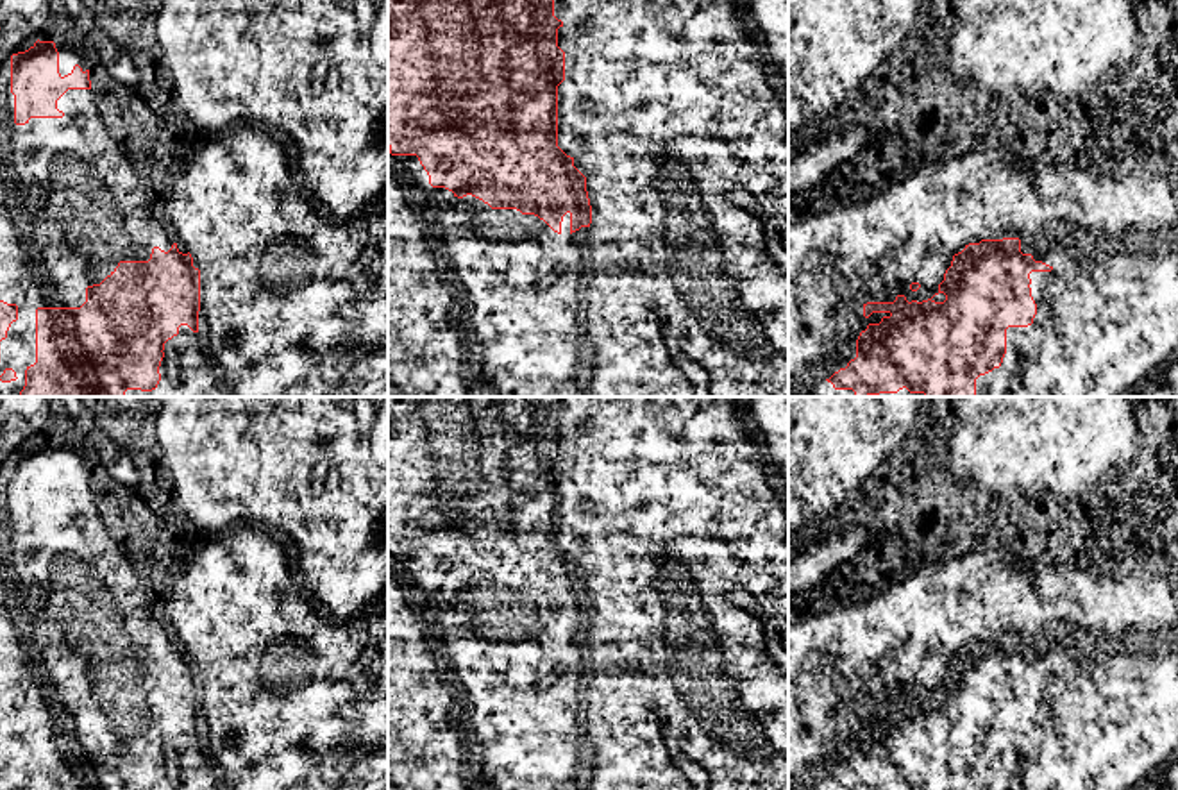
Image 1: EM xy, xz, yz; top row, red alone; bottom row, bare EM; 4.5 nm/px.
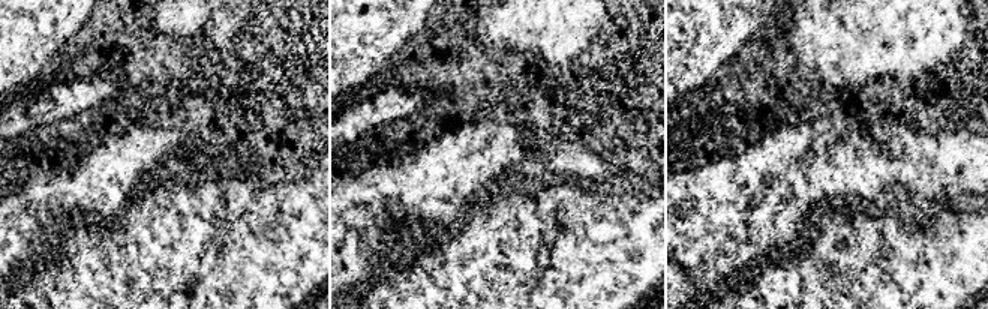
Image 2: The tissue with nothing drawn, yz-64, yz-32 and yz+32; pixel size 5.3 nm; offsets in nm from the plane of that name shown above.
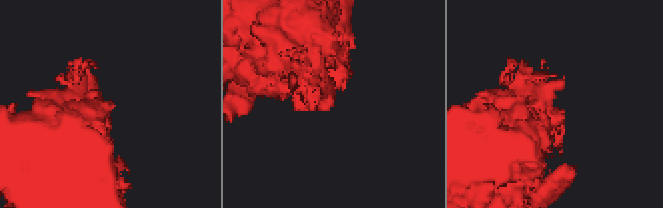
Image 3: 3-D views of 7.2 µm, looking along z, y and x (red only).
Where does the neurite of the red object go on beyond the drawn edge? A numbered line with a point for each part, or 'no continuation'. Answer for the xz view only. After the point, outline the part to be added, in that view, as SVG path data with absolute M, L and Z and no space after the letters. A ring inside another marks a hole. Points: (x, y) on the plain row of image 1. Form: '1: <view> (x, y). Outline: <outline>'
1: xz (574, 644). Outline: M581 627L579 631L567 636L567 643L556 649L556 658L538 672L536 681L540 683L543 677L552 677L560 672L560 658L565 654L572 654L579 667L583 665L583 647L585 647L585 635L588 627Z

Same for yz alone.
1: yz (1043, 651). Outline: M1049 638L1046 642L1021 642L1021 652L1031 654L1035 661L1042 661L1049 667L1055 663L1055 654L1058 651L1056 640Z

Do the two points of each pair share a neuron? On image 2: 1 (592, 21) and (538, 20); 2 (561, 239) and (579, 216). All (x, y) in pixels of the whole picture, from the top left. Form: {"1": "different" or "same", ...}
{"1": "same", "2": "different"}

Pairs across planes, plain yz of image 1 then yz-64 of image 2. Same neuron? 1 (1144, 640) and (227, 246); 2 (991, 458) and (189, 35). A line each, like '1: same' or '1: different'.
1: different
2: different

